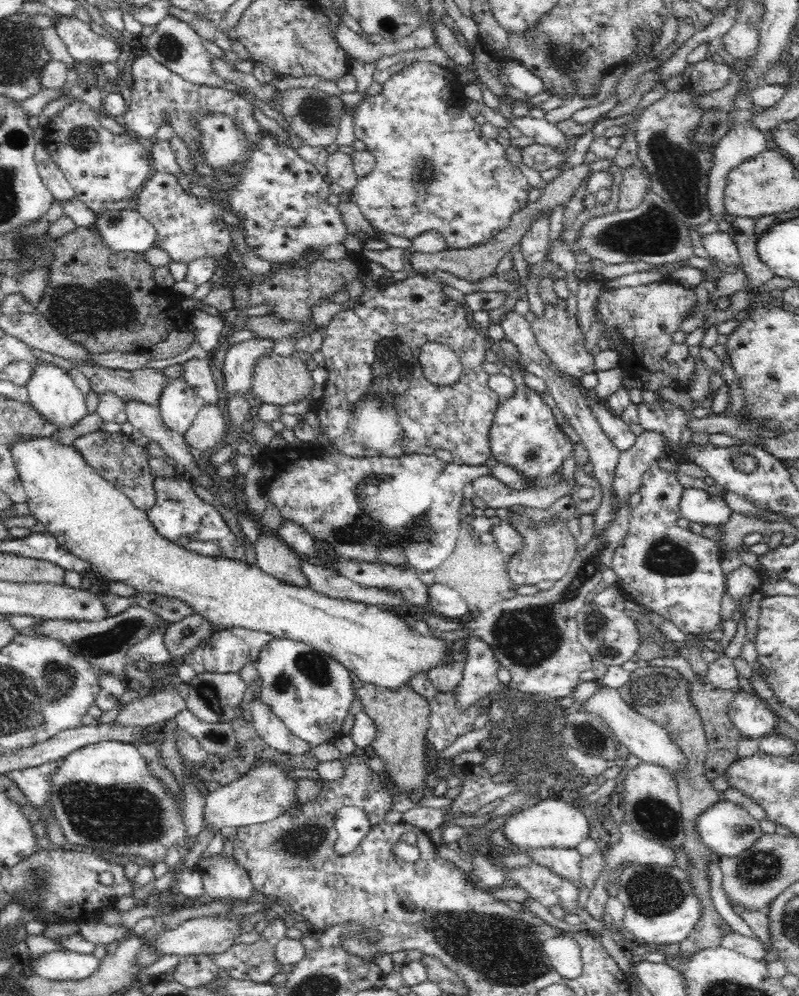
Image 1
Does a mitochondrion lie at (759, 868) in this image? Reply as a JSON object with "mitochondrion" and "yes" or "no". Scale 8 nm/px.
{"mitochondrion":"yes"}

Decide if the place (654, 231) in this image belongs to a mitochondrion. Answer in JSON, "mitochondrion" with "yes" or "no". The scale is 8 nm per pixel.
{"mitochondrion":"yes"}

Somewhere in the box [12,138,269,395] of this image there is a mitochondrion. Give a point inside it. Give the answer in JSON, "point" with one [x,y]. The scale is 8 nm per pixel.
{"point":[93,309]}

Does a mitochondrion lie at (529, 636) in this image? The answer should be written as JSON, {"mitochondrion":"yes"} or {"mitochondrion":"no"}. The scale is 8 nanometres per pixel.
{"mitochondrion":"yes"}

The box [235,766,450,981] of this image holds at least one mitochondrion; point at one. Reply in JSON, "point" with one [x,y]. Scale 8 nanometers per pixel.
{"point":[301,841]}

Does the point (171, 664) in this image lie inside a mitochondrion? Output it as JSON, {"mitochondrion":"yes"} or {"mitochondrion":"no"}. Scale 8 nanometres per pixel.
{"mitochondrion":"no"}

